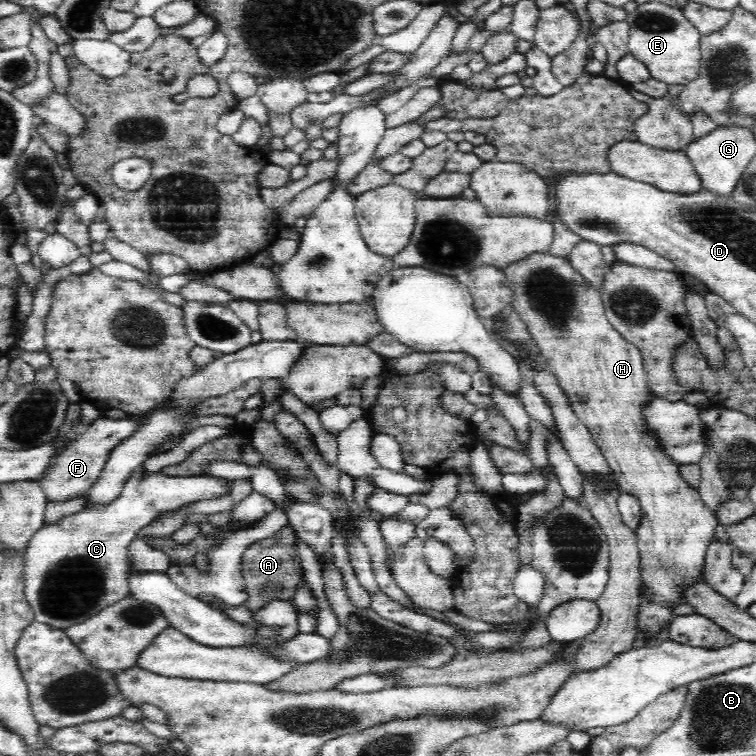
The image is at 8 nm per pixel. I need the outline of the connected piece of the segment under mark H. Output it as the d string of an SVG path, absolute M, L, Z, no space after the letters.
M550 253L535 254L509 264L502 271L508 277L508 285L512 289L511 304L528 325L542 355L548 360L549 370L556 375L576 416L586 425L594 442L600 447L621 486L621 492L639 500L642 518L635 533L640 549L641 578L658 597L656 604L641 602L642 638L664 634L674 615L663 601L681 601L681 596L677 595L681 590L681 578L701 576L706 546L714 537L719 518L708 508L699 491L684 480L679 471L680 464L663 447L663 440L657 430L648 424L647 408L656 396L646 378L642 354L607 319L601 291L590 286L567 259L554 257Z

